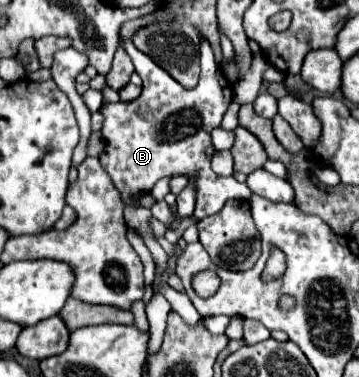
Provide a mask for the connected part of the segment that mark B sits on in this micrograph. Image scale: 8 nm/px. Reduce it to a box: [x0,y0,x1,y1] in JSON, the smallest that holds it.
[98,19,252,219]

